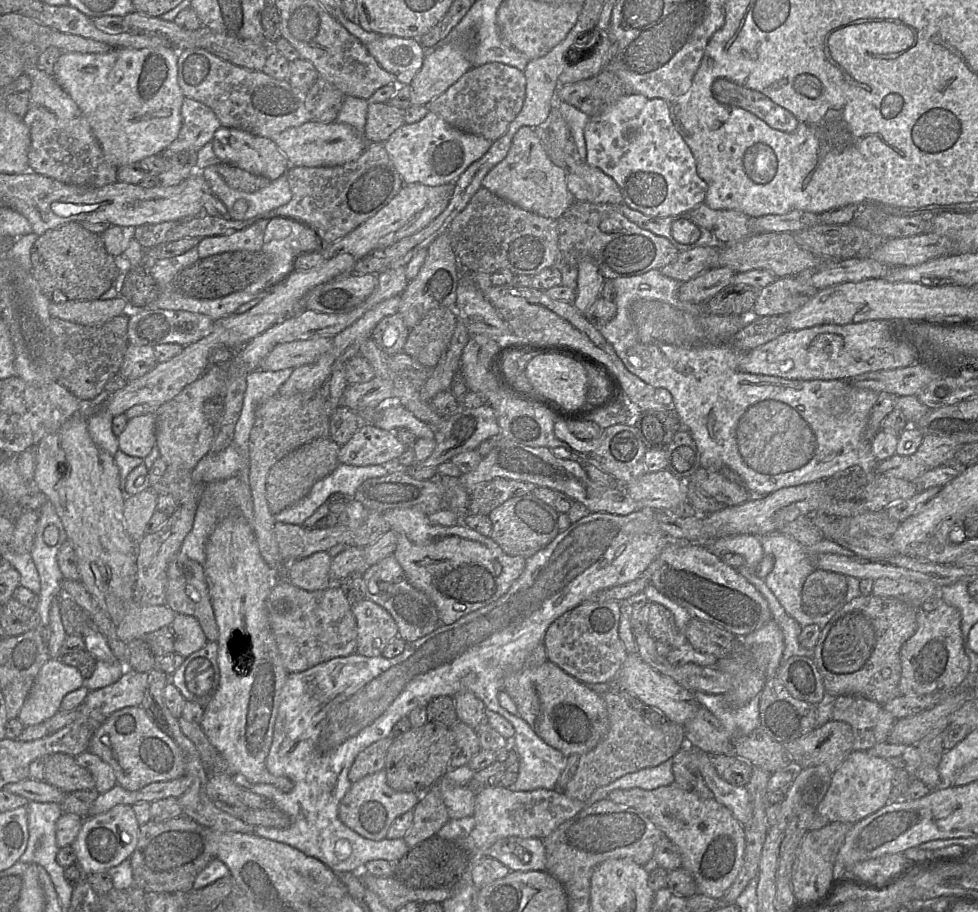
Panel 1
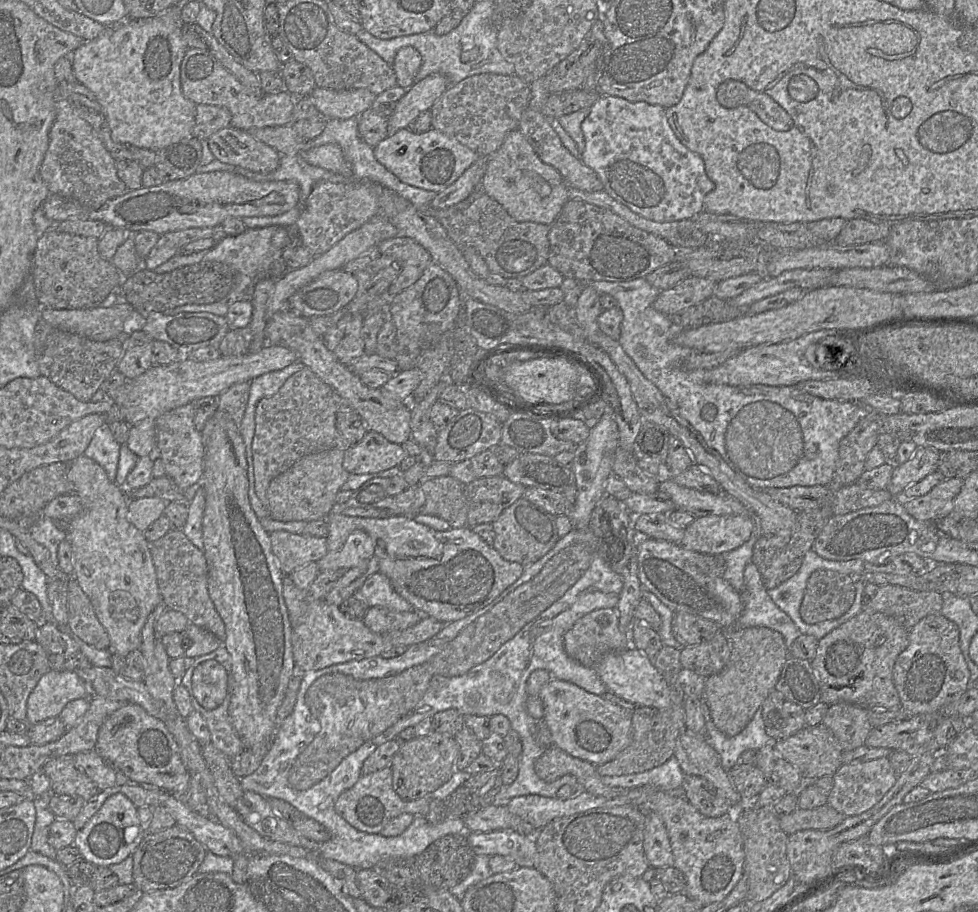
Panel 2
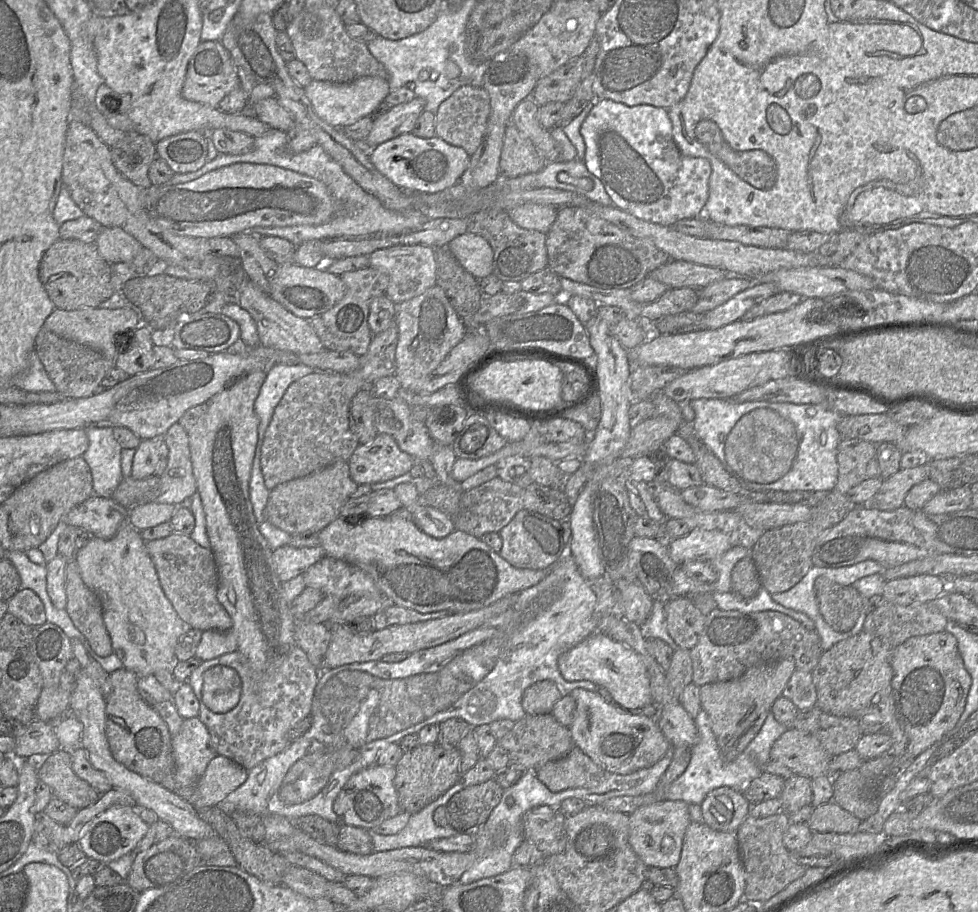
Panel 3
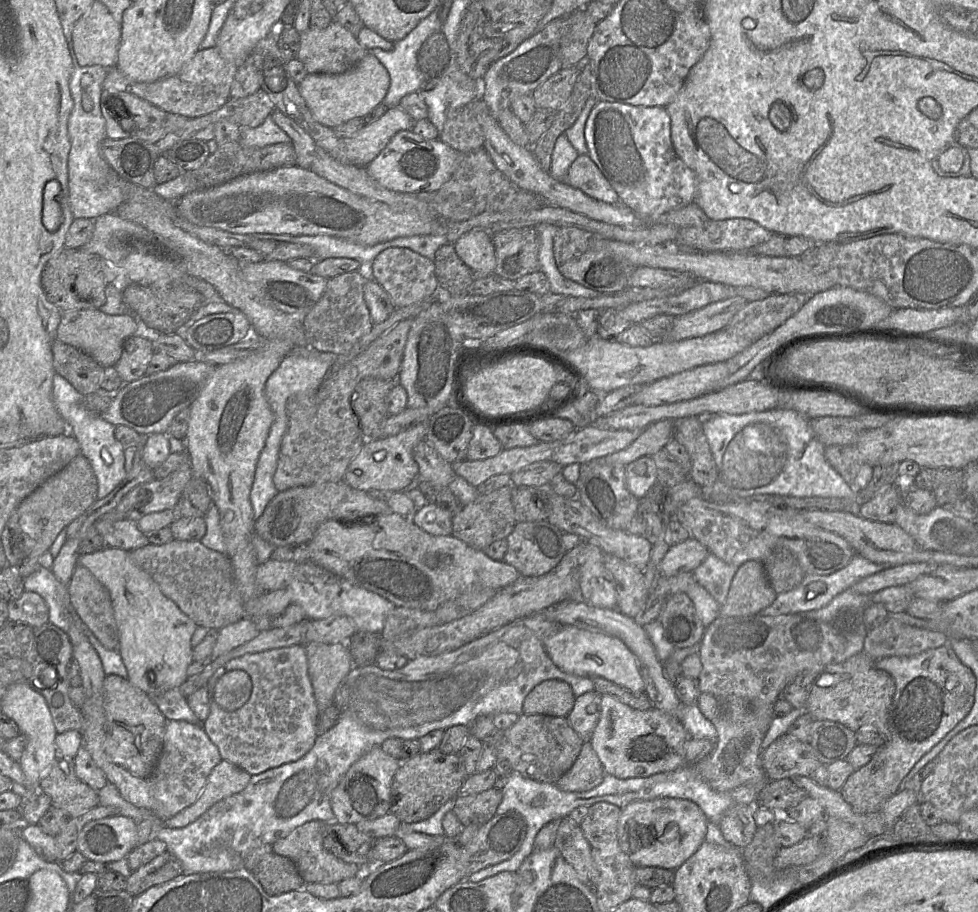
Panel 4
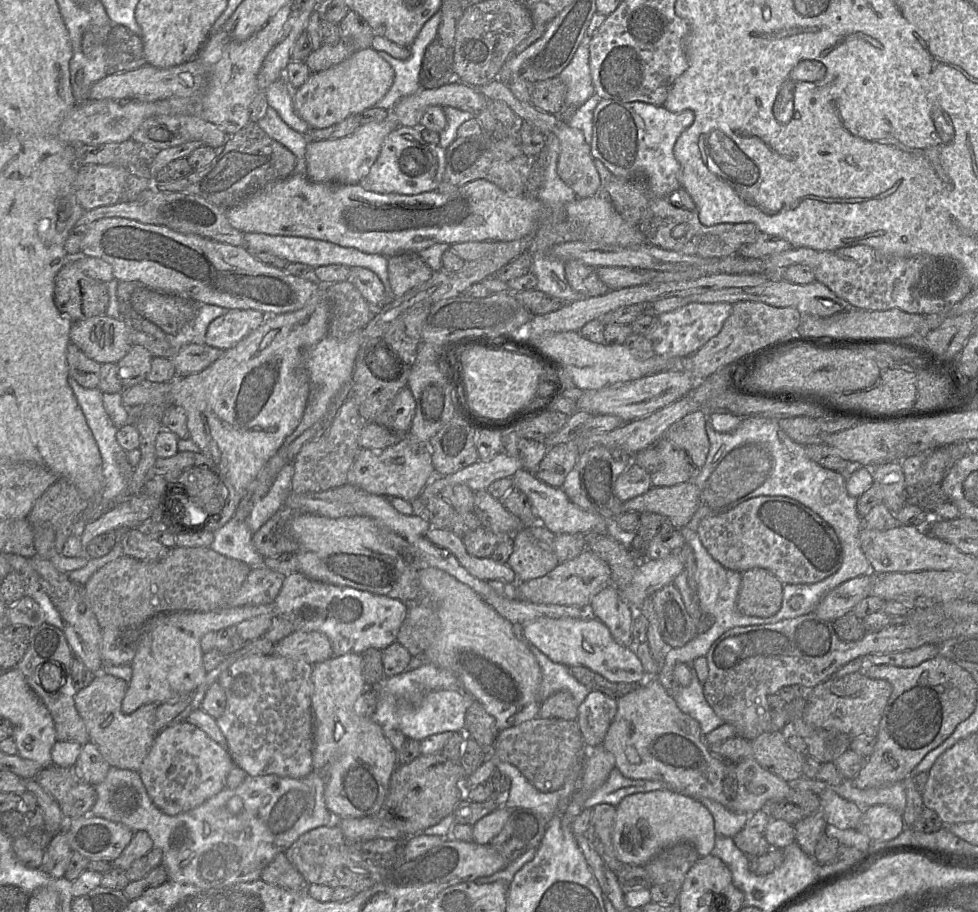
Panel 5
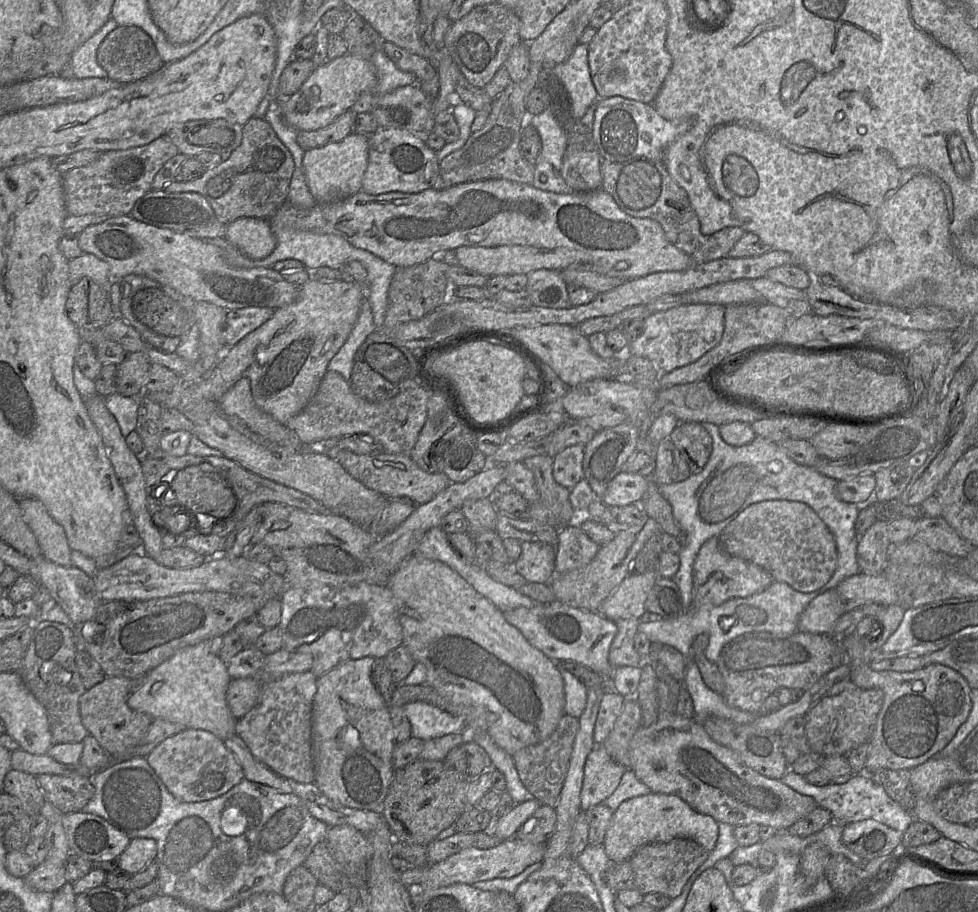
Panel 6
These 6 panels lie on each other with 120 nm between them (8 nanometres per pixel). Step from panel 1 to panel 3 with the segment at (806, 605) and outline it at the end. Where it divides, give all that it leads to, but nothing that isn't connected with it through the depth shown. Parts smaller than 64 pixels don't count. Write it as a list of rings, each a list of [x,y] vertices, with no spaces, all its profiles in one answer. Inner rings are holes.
[[[824,576],[815,580],[814,588],[819,611],[827,624],[838,632],[850,631],[863,608],[861,594],[852,585],[840,585]]]

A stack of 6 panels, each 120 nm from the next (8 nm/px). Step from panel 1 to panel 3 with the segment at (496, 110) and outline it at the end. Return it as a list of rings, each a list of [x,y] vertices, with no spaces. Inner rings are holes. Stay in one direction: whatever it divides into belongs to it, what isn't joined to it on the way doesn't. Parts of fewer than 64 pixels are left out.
[[[465,85],[455,90],[438,107],[435,113],[436,135],[445,142],[463,148],[472,155],[480,146],[490,114],[490,98],[482,87]]]

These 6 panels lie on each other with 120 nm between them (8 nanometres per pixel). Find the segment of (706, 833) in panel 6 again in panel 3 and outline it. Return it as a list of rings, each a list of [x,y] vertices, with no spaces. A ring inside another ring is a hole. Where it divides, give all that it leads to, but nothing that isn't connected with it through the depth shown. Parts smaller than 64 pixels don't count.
[[[664,800],[637,808],[629,814],[629,845],[647,867],[675,868],[680,860],[683,838],[692,822],[684,801]]]

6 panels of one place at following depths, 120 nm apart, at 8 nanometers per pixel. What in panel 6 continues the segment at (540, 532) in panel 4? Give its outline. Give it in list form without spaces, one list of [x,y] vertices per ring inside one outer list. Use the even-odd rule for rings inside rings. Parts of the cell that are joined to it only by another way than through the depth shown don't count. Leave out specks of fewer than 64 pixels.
[[[535,541],[521,542],[521,554],[512,563],[515,571],[521,574],[527,582],[549,583],[555,570],[555,548],[547,543]]]

